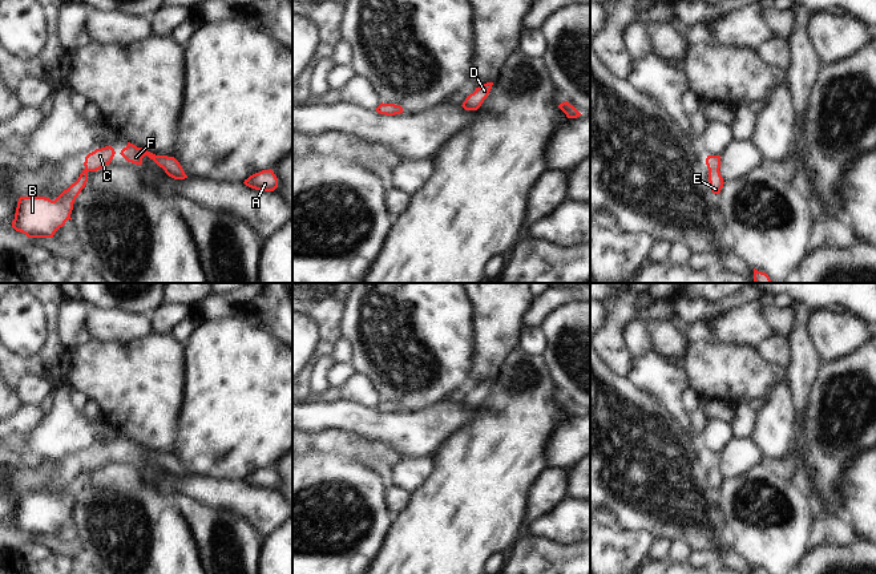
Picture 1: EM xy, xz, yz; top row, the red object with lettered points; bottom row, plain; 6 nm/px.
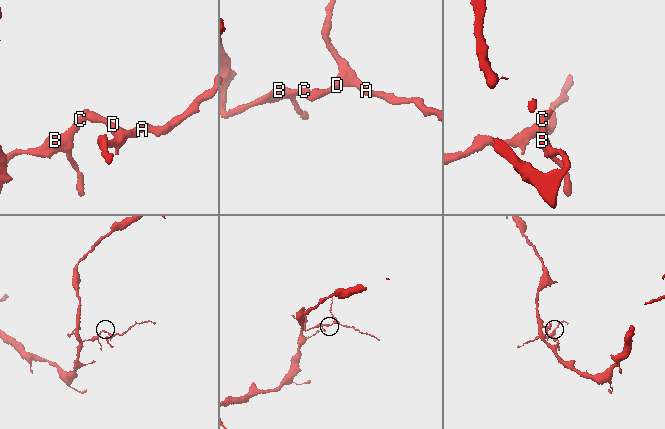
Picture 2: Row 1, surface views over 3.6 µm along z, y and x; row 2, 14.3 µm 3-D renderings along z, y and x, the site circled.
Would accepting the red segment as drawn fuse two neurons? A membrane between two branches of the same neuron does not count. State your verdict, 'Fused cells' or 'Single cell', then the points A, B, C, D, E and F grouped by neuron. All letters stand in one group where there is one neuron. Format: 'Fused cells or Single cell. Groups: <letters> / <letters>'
Single cell. Groups: A B C D E F

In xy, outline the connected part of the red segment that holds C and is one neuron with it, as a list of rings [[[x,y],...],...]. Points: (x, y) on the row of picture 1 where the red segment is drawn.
[[[105,146],[96,149],[85,157],[85,169],[66,190],[64,190],[55,201],[45,197],[20,197],[16,207],[15,219],[12,221],[12,227],[16,231],[25,234],[28,238],[53,238],[55,233],[65,225],[68,219],[72,221],[70,214],[73,210],[73,203],[81,190],[88,182],[88,173],[97,171],[105,165],[109,165],[114,157],[116,151],[112,146]]]

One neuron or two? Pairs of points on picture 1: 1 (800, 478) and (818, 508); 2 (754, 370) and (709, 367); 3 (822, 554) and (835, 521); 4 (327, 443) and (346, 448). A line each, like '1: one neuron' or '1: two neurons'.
1: one neuron
2: one neuron
3: two neurons
4: one neuron

